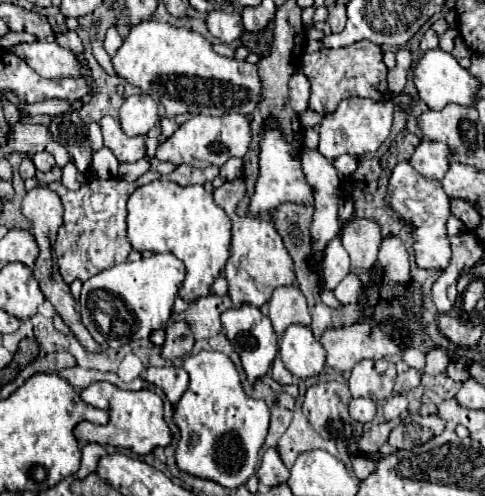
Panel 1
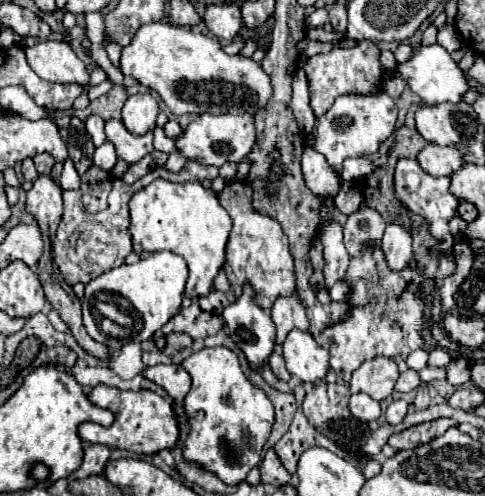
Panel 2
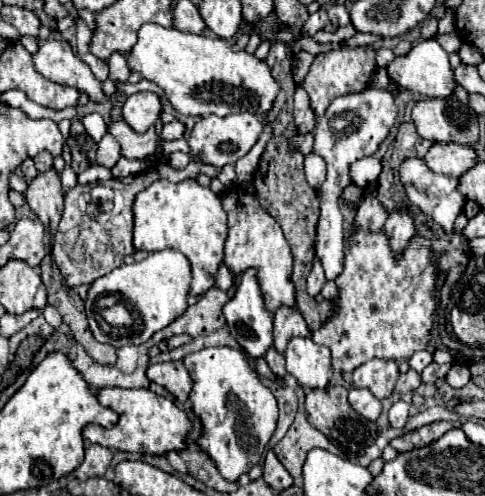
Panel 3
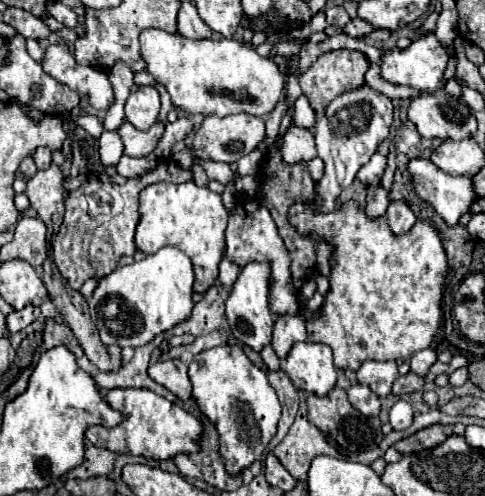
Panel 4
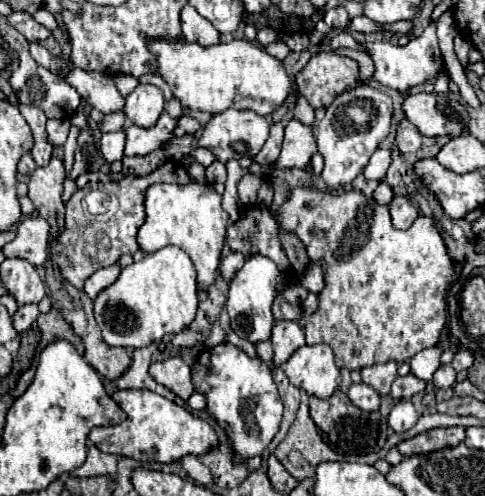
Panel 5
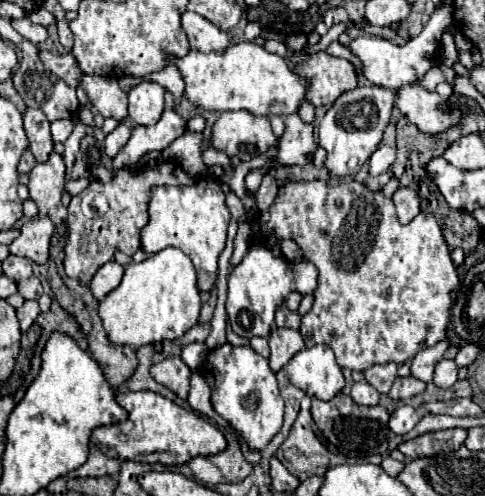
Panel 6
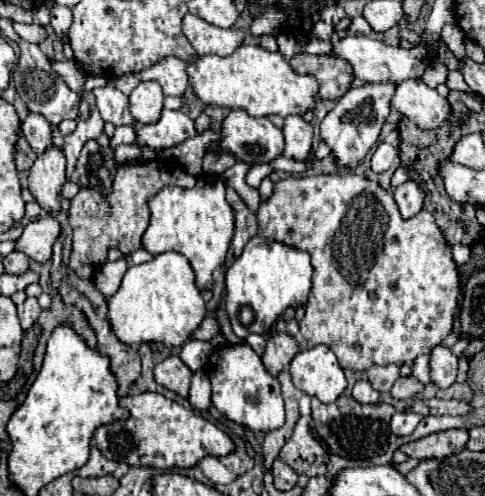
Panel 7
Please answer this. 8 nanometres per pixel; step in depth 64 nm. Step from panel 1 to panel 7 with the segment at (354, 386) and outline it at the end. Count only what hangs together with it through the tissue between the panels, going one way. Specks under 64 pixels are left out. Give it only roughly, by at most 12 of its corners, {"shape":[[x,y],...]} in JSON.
{"shape":[[398,364],[372,366],[368,380],[378,392],[390,392],[400,378]]}

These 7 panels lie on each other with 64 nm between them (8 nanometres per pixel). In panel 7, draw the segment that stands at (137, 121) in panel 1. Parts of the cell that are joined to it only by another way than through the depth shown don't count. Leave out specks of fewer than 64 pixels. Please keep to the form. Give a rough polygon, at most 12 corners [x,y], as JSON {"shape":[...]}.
{"shape":[[140,82],[130,94],[130,112],[154,124],[162,112],[158,82]]}

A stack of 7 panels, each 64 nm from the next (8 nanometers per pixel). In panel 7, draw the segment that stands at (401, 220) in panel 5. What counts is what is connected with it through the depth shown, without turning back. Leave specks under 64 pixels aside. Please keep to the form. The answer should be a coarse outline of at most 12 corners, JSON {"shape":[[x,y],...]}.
{"shape":[[416,180],[398,186],[394,198],[404,218],[422,210],[424,190]]}

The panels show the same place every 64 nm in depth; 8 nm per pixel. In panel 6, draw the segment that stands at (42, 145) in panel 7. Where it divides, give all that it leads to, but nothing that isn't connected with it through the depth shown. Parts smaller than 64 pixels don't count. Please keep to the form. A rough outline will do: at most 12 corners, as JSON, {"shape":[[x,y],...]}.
{"shape":[[28,108],[24,130],[38,162],[52,152],[50,122]]}

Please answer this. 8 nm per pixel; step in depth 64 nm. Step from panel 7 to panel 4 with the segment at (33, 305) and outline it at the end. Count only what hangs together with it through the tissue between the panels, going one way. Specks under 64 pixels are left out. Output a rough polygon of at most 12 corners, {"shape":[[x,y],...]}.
{"shape":[[28,306],[6,316],[10,334],[38,318],[40,308]]}

